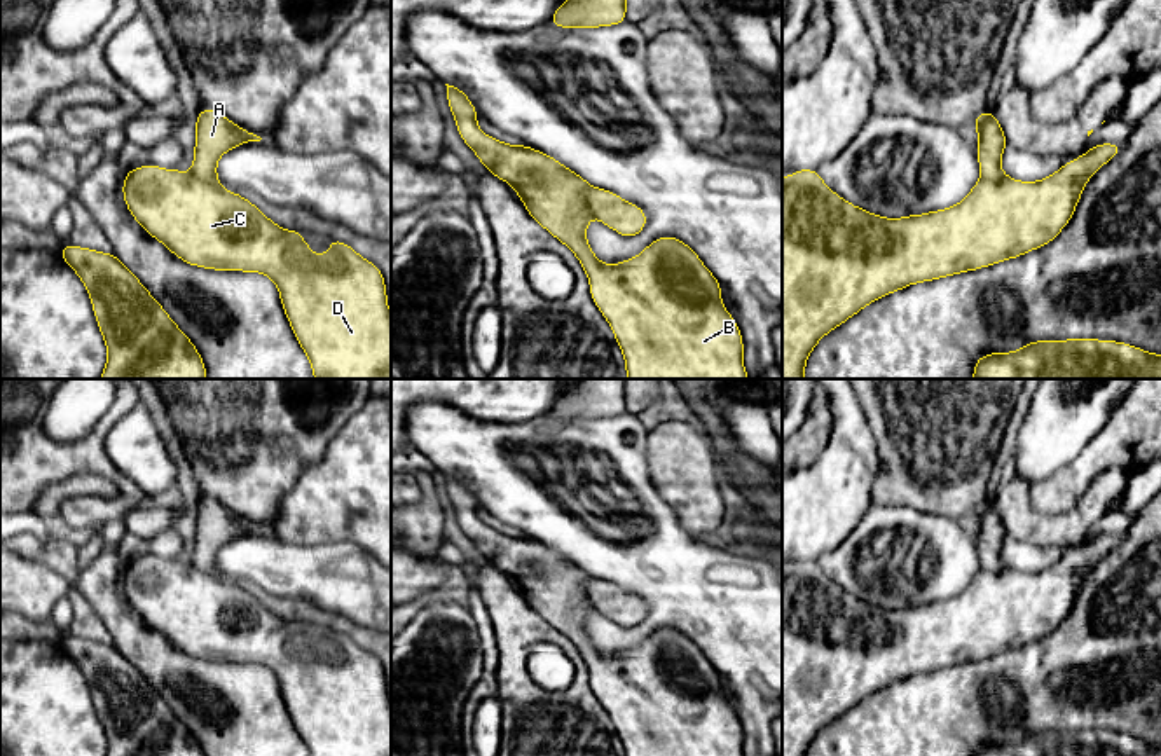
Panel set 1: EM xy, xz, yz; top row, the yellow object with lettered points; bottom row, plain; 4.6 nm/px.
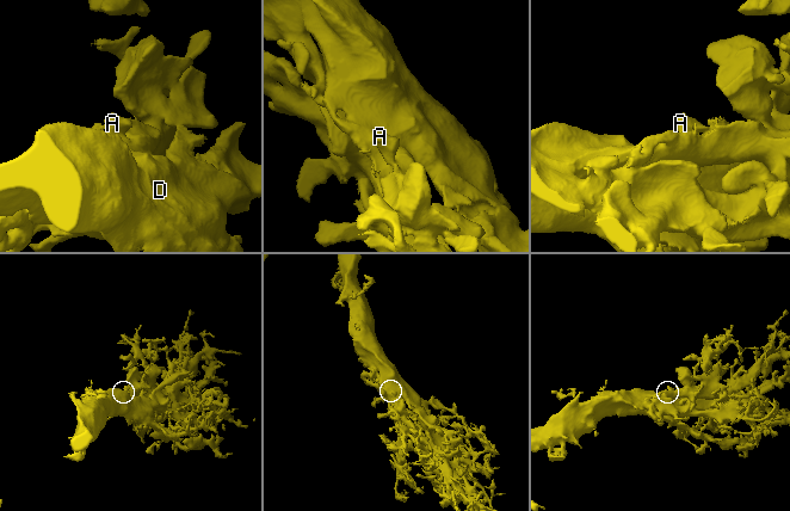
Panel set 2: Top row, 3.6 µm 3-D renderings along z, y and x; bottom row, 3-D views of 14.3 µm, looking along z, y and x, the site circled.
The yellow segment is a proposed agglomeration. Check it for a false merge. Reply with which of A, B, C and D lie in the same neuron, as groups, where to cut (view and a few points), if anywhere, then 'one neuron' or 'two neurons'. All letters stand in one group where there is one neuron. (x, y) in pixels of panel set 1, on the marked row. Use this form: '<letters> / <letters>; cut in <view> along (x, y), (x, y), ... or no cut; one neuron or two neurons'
A / B C D; cut in xy along (192, 171), (220, 189); two neurons

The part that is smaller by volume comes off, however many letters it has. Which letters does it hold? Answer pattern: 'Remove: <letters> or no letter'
Remove: A

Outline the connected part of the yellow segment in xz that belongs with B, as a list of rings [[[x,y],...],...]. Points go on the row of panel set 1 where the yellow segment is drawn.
[[[445,86],[461,140],[489,173],[515,189],[527,213],[580,260],[590,281],[590,297],[623,353],[627,379],[749,379],[742,361],[742,333],[721,302],[721,285],[686,243],[662,236],[634,258],[601,264],[587,243],[594,187],[548,154],[484,134],[466,93]]]

